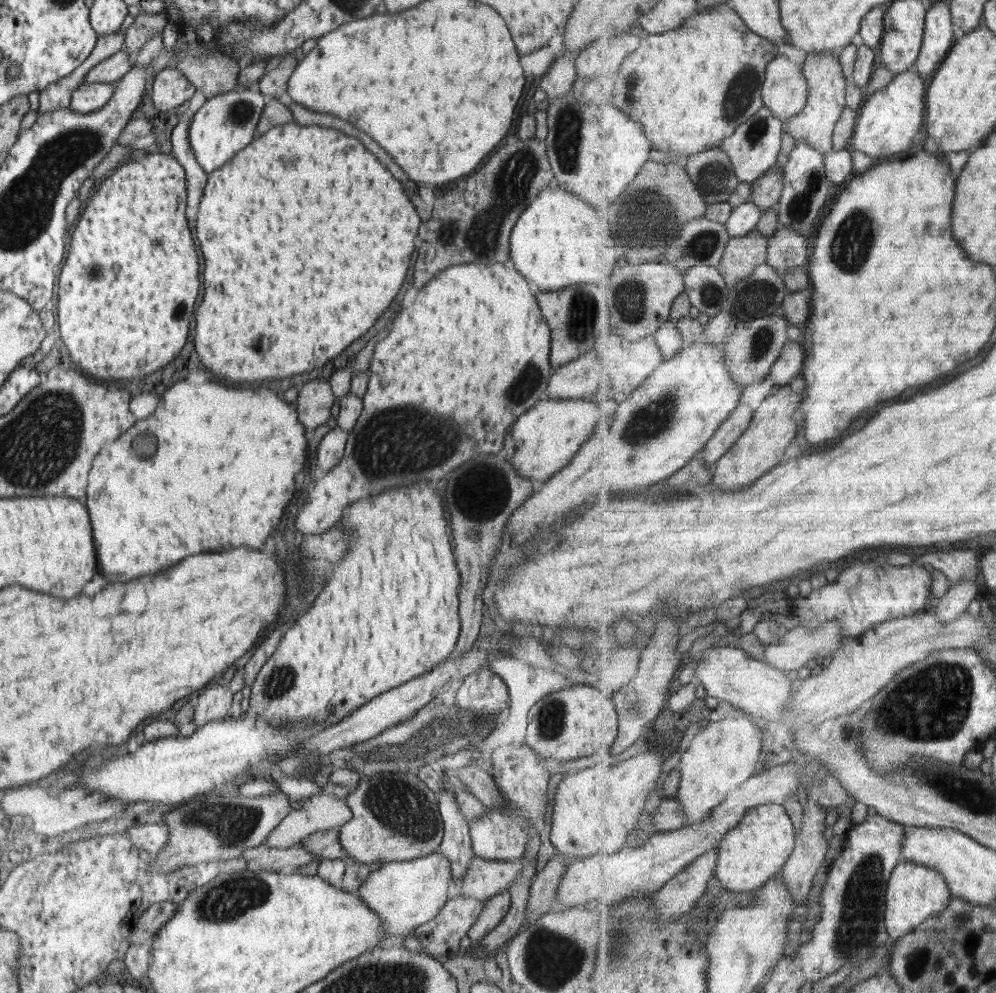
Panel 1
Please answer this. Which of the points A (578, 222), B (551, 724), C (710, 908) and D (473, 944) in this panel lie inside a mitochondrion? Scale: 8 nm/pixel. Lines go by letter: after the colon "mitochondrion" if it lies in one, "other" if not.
A: other
B: mitochondrion
C: other
D: other

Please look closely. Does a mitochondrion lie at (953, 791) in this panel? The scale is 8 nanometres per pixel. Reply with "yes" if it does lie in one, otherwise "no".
yes

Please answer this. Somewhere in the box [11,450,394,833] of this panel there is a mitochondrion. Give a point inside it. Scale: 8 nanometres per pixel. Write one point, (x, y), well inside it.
(282, 679)

